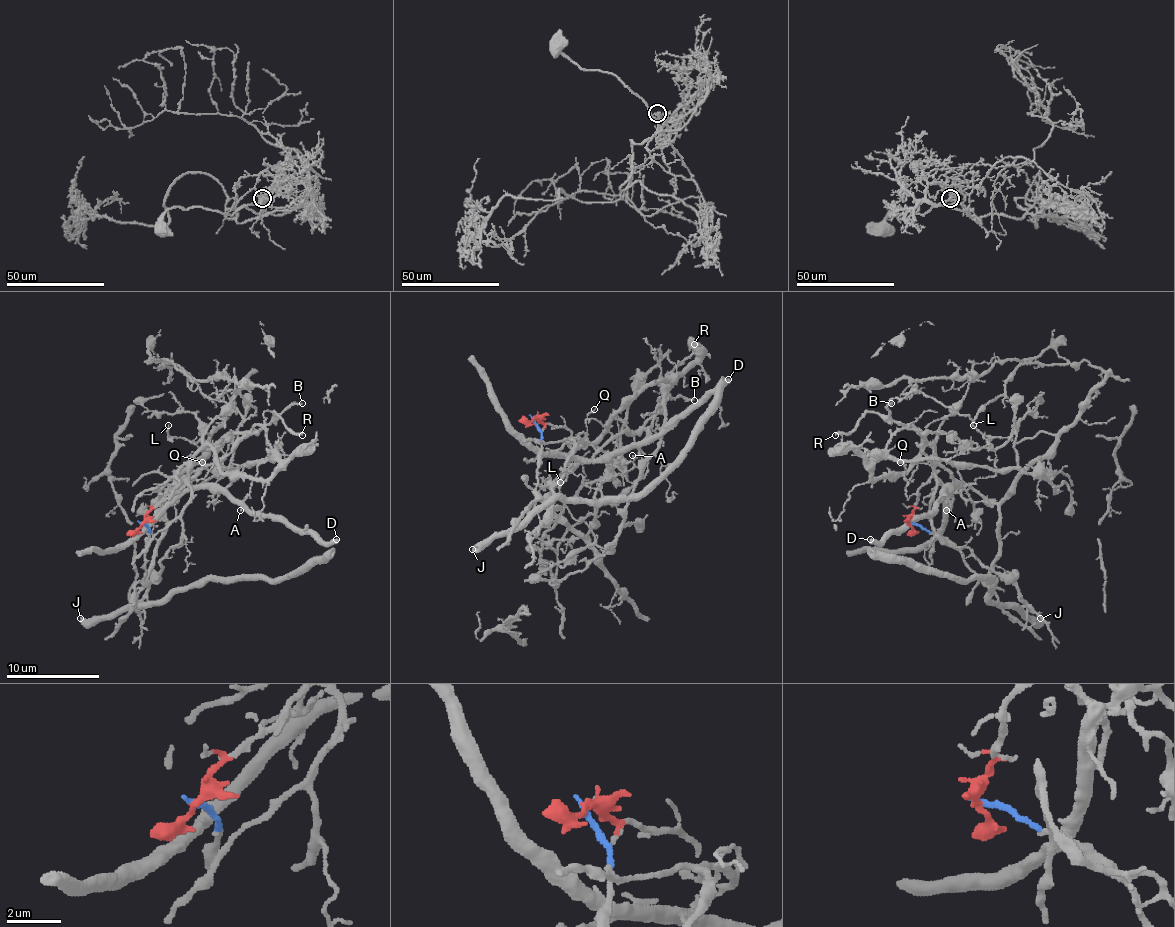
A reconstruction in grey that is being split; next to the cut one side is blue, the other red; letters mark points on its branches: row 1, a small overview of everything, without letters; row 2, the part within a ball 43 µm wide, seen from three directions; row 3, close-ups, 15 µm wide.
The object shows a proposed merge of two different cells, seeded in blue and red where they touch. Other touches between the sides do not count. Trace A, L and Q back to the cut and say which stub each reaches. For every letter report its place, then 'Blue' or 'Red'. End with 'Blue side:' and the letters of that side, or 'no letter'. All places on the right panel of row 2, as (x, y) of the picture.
A: Place: (946, 510). Red
L: Place: (973, 425). Blue
Q: Place: (900, 462). Blue
Blue side: L, Q

